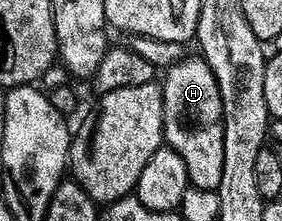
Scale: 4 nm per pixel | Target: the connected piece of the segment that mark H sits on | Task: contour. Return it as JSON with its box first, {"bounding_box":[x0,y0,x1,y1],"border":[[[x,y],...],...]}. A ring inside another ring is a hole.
{"bounding_box":[160,56,224,190],"border":[[[186,56],[181,61],[169,67],[161,75],[160,85],[162,88],[162,99],[164,100],[164,132],[162,133],[165,145],[170,146],[180,156],[180,160],[184,160],[184,168],[190,177],[191,186],[199,186],[200,188],[208,188],[209,190],[217,190],[220,184],[220,175],[224,169],[224,108],[220,100],[220,88],[216,84],[216,76],[212,74],[212,68],[208,68],[208,64],[200,56]]]}

